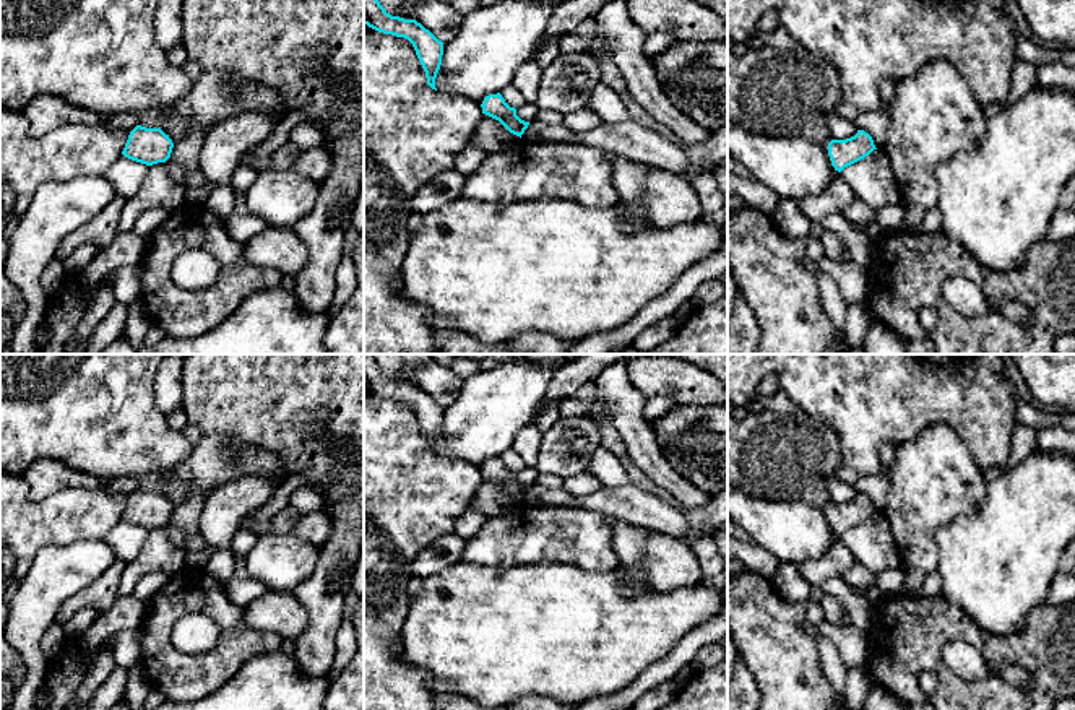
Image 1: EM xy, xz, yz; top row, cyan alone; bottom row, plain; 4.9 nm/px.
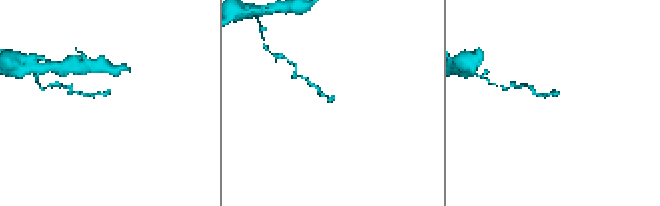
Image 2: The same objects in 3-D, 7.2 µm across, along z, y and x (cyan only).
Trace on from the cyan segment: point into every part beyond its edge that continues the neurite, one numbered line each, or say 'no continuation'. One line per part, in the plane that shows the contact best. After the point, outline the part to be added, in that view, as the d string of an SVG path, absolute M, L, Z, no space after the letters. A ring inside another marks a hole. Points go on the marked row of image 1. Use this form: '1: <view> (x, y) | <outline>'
no continuation

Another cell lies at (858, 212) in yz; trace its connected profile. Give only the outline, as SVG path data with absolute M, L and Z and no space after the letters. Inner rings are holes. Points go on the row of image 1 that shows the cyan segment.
M854 195L843 214L859 226L872 242L882 237L883 229L877 224L875 211L861 197Z

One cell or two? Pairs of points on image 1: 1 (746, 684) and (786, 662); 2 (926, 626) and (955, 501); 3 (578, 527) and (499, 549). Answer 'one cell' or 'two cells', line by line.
1: two cells
2: two cells
3: one cell

